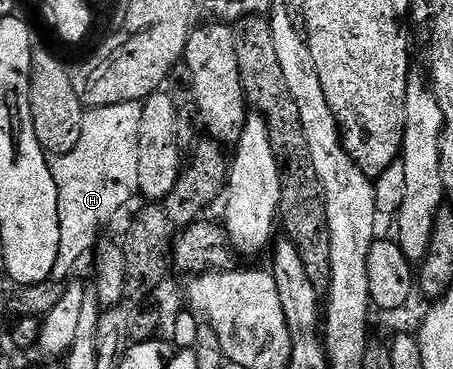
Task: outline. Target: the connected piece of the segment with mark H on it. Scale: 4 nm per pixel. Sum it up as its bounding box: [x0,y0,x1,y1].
[49,102,142,283]

